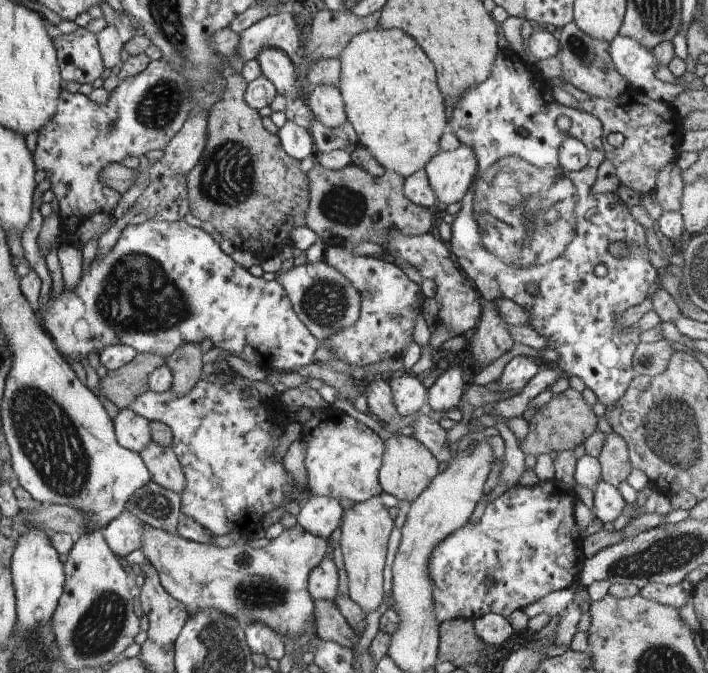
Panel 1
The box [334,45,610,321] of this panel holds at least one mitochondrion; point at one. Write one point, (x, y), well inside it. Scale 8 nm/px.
(520, 204)

